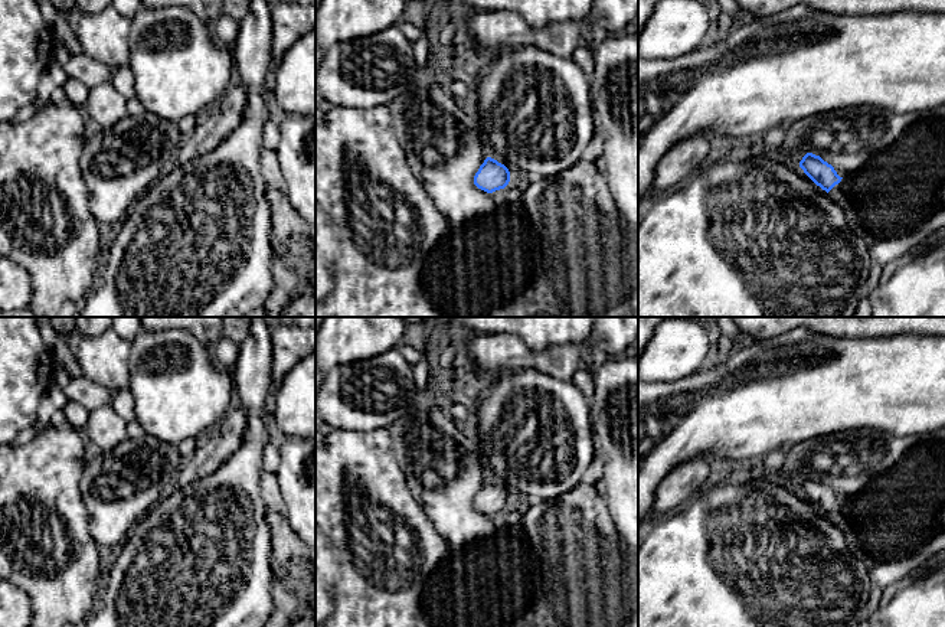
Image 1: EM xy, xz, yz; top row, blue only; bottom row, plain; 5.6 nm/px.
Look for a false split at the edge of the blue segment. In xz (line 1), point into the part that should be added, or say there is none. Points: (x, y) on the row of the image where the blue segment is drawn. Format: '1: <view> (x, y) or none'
1: none

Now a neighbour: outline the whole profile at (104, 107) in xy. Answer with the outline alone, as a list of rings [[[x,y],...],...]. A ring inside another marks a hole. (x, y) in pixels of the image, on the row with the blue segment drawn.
[[[109,81],[89,88],[82,111],[97,130],[107,130],[128,115],[127,99]]]

